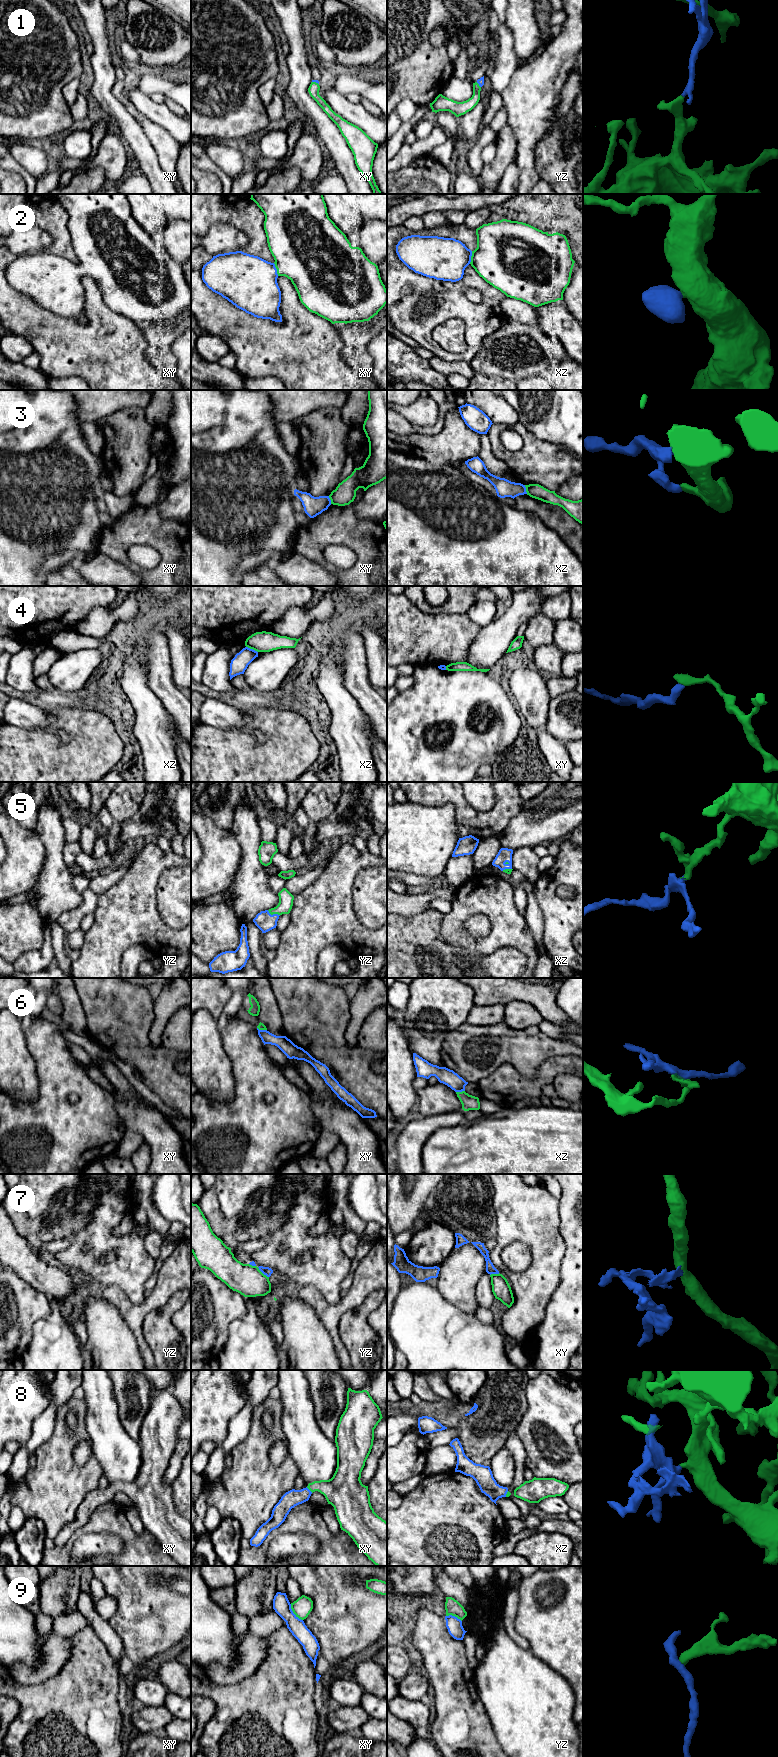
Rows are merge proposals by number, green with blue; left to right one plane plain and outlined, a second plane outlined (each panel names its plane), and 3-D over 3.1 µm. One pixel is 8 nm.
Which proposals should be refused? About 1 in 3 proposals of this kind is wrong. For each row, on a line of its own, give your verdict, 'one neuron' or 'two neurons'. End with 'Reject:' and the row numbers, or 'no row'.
1: one neuron
2: one neuron
3: two neurons
4: two neurons
5: one neuron
6: two neurons
7: two neurons
8: one neuron
9: two neurons
Reject: 3, 4, 6, 7, 9

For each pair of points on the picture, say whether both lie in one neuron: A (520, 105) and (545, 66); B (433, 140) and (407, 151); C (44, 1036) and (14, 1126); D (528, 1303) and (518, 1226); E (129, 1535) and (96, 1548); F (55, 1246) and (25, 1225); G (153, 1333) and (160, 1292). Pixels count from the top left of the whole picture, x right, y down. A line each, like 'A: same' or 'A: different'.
A: same
B: same
C: same
D: same
E: different
F: different
G: different

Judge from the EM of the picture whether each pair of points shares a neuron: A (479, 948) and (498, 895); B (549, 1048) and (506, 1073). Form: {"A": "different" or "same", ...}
{"A": "same", "B": "different"}

